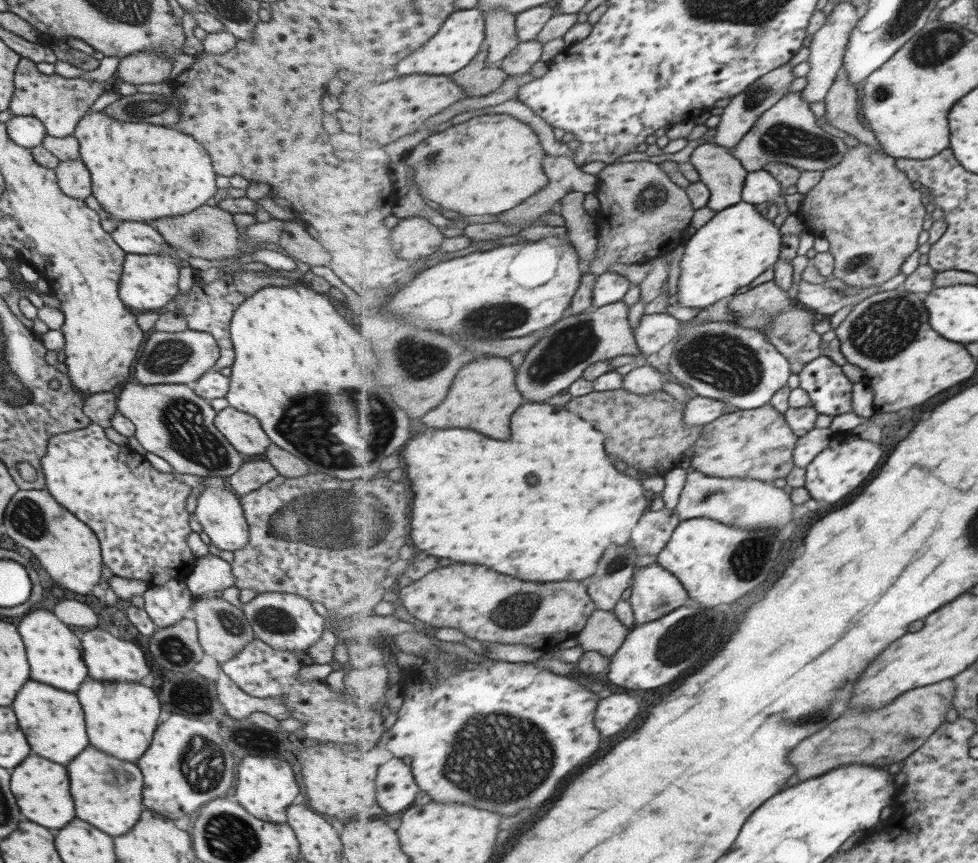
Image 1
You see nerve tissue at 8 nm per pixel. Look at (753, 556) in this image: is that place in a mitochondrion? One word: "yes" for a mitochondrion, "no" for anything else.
yes

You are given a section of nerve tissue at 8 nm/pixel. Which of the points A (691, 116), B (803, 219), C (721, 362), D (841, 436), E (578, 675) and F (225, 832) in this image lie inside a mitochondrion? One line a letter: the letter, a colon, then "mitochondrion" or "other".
A: other
B: other
C: mitochondrion
D: other
E: other
F: mitochondrion

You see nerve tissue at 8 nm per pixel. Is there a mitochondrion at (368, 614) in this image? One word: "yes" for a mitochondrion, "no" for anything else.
no

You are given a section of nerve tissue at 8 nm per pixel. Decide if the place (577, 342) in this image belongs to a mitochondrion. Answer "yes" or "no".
yes

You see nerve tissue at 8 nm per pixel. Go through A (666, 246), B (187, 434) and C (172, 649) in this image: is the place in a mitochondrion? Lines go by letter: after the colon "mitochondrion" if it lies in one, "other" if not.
A: other
B: mitochondrion
C: mitochondrion

